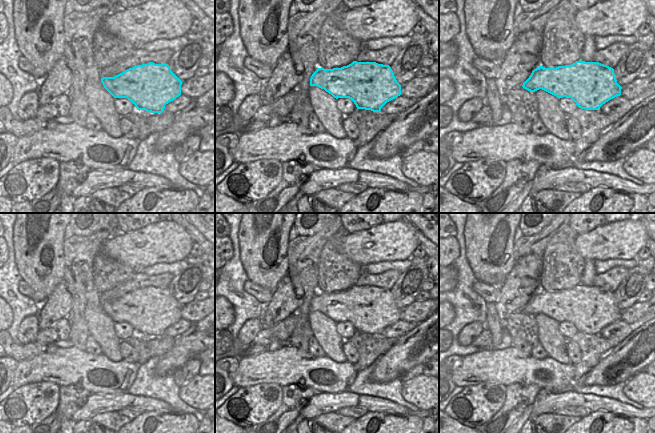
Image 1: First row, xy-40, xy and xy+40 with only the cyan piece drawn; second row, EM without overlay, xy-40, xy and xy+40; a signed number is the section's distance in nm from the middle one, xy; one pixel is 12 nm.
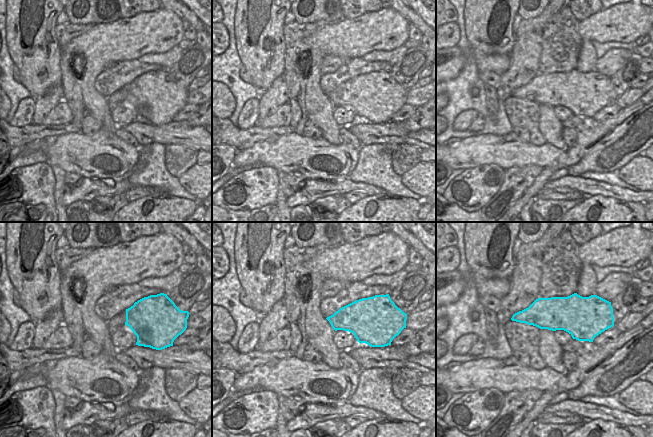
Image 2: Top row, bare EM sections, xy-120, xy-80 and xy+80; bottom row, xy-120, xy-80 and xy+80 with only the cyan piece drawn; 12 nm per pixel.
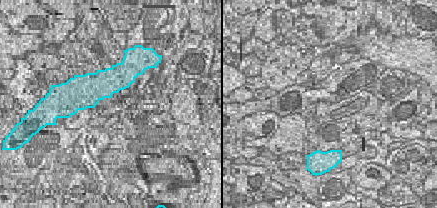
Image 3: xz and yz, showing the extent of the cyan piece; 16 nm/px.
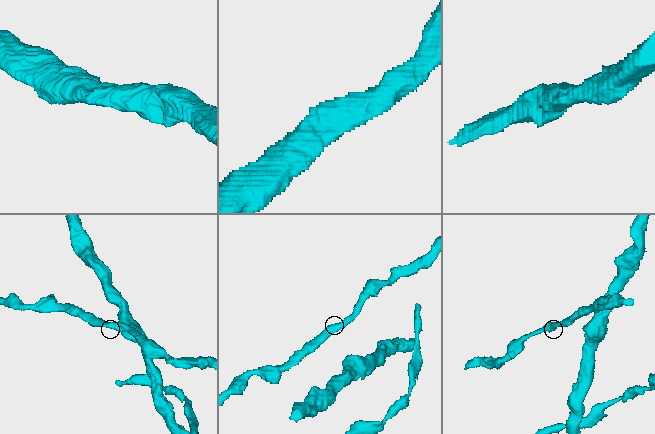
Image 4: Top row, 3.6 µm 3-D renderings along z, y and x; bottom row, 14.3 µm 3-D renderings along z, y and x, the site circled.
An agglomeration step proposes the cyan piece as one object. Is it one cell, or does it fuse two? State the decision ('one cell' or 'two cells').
two cells

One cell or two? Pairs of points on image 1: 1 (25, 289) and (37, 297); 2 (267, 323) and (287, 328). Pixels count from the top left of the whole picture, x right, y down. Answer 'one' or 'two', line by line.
1: one
2: two

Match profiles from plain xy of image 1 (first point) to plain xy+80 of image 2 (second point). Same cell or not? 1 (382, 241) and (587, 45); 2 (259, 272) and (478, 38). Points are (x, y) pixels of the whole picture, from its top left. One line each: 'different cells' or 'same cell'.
1: different cells
2: same cell

